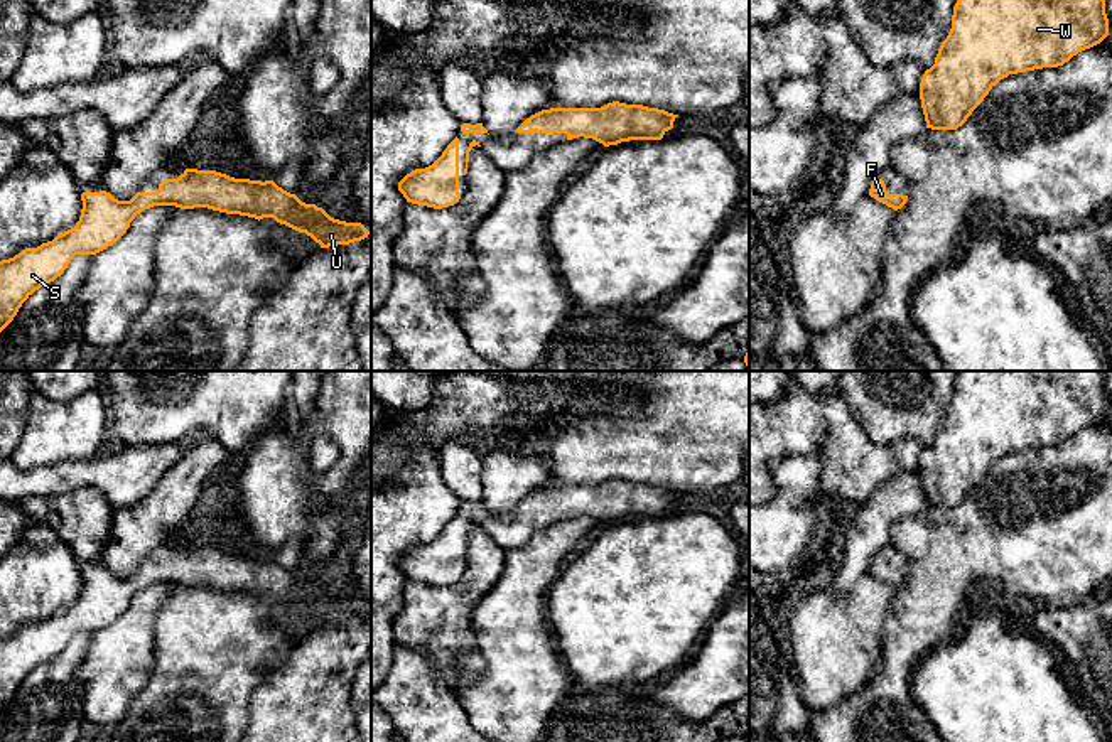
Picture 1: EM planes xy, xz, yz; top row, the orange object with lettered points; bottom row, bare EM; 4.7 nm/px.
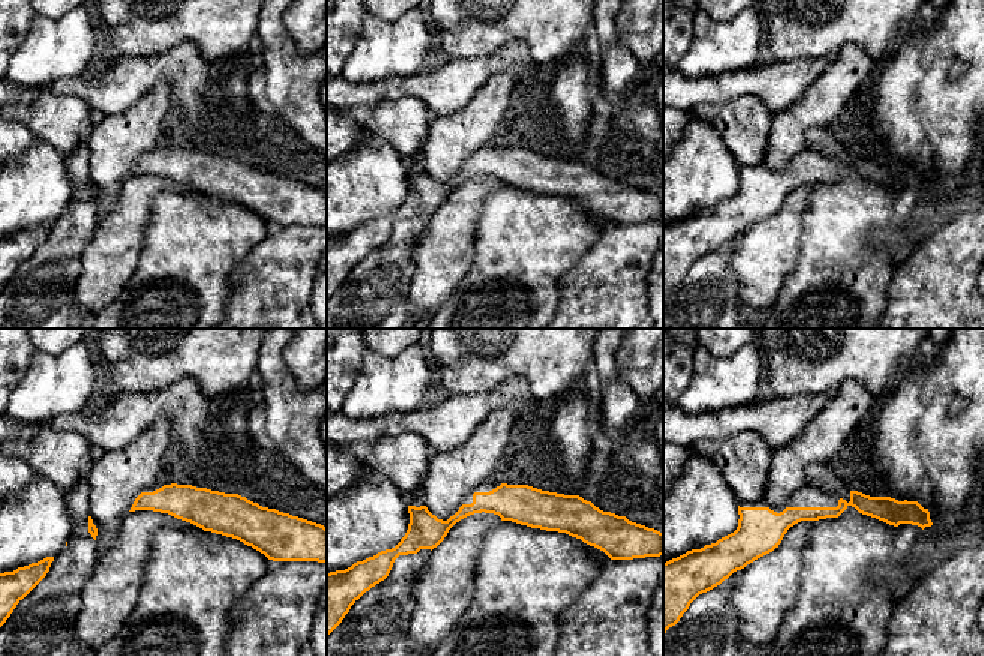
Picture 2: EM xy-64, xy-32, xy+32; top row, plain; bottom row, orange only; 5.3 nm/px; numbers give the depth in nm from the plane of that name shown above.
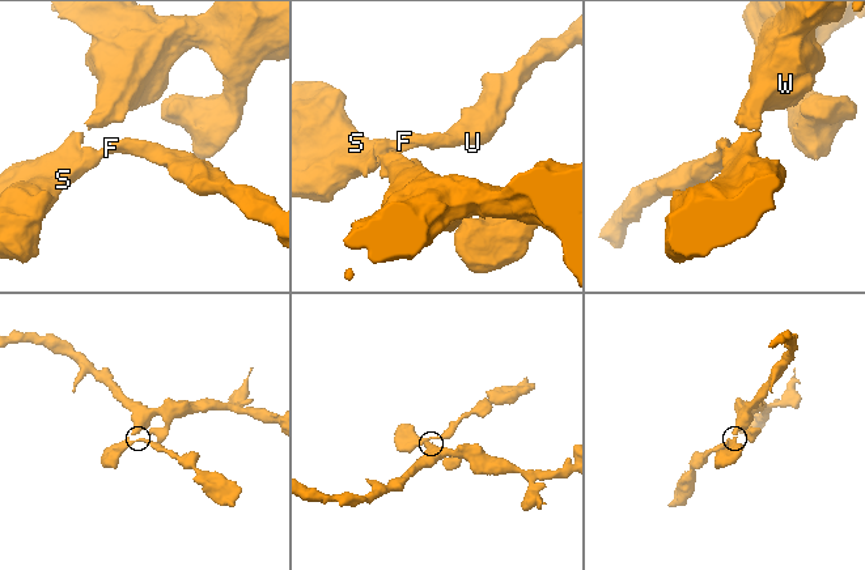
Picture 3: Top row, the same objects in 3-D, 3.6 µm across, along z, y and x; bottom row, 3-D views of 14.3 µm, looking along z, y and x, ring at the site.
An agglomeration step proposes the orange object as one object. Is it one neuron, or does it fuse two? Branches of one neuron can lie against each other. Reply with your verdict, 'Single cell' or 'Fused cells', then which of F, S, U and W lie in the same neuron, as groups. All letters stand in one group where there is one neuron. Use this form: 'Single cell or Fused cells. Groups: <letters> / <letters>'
Single cell. Groups: F S U W

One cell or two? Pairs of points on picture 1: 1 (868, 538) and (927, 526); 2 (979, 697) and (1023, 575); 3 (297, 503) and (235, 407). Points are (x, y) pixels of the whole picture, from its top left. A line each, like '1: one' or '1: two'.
1: two
2: two
3: two

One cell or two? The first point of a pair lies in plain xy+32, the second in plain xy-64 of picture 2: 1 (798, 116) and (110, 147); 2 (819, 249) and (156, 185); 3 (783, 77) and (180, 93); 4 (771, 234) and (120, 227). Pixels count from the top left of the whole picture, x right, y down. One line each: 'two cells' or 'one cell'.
1: one cell
2: two cells
3: one cell
4: one cell

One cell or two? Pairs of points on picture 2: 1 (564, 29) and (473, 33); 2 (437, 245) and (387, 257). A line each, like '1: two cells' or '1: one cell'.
1: one cell
2: two cells

